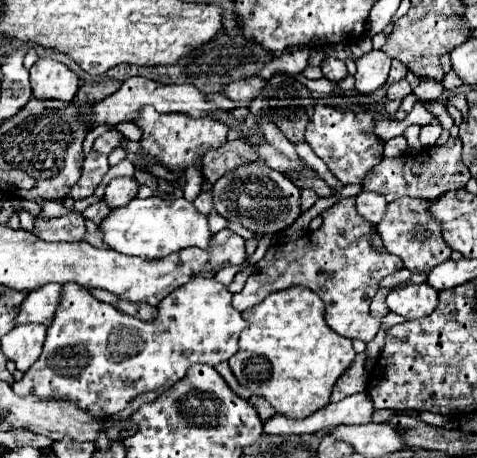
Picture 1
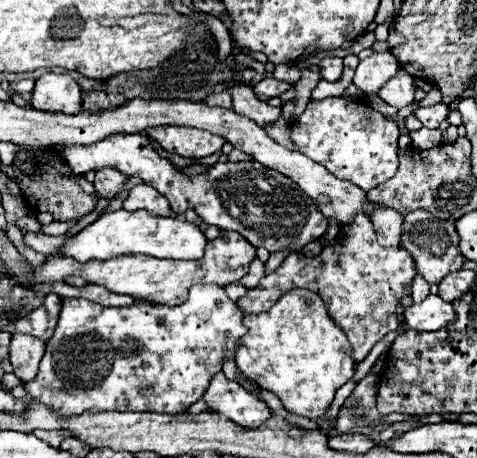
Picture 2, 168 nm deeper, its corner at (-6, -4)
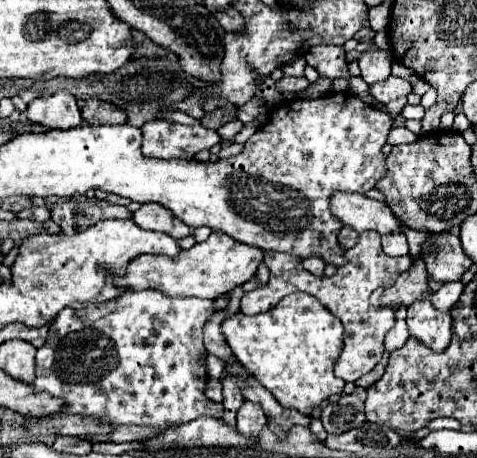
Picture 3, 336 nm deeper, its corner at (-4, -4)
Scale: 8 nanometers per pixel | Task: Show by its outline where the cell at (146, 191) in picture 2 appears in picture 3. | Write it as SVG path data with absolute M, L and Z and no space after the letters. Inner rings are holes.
M142 203L140 209L132 213L132 221L142 229L162 231L176 239L182 239L190 233L188 225L182 225L182 221L178 221L174 217L174 213L170 213L170 209L158 205L158 203Z

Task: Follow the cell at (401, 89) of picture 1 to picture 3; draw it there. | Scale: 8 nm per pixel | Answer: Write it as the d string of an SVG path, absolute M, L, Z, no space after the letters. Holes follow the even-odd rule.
M390 75L386 81L378 83L378 85L372 85L370 87L370 93L376 101L380 103L390 103L398 97L406 97L412 93L412 85L408 79L402 79L402 77L394 77Z

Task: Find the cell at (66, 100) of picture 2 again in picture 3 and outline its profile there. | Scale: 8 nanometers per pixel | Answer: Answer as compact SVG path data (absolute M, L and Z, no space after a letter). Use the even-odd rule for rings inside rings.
M56 91L34 99L28 105L26 115L28 121L38 121L40 125L50 125L52 129L72 129L82 123L76 97L68 91Z

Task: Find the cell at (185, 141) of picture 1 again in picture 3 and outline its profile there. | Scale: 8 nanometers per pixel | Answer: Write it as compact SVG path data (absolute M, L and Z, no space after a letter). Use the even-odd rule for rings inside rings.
M150 121L142 127L142 151L148 157L158 159L174 159L174 157L190 157L198 151L212 149L220 143L220 135L202 125L180 125L172 121Z

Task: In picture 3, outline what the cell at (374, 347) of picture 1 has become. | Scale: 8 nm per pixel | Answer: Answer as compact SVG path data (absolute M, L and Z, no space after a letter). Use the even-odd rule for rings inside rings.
M356 387L354 393L342 395L338 403L330 403L322 409L322 423L330 435L338 435L368 423L364 413L366 389Z

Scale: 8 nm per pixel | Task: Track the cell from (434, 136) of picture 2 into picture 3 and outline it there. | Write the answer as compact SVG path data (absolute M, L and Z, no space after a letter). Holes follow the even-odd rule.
M392 127L390 135L388 135L388 143L392 143L392 145L414 143L414 141L418 141L418 139L420 139L420 135L412 133L412 131L410 131L410 129L406 129L406 127Z

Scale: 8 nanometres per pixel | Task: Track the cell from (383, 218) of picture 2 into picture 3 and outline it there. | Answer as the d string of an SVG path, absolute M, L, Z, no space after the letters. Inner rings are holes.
M388 233L388 235L380 235L382 239L382 249L384 253L398 257L398 255L406 255L408 253L408 243L406 243L406 235L404 233Z

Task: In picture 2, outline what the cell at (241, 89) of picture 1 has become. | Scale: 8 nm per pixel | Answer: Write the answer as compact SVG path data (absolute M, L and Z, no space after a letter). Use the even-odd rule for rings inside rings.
M268 75L268 77L264 77L260 83L254 85L254 93L262 93L262 95L266 95L266 97L276 97L276 95L288 91L290 87L292 87L290 83L286 83L286 81L278 81L276 77Z

